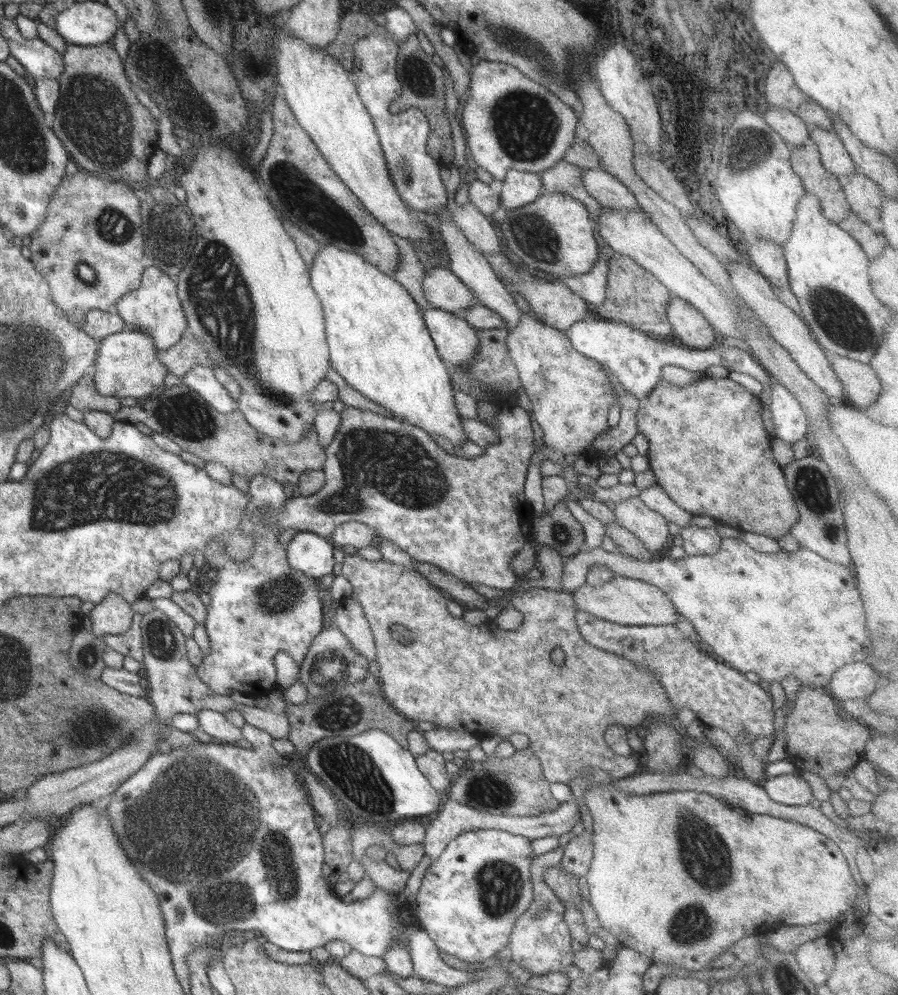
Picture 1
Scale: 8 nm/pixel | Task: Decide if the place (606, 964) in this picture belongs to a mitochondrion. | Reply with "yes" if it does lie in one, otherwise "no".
no

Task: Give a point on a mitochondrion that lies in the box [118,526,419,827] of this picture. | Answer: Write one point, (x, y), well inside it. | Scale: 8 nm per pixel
(366, 788)

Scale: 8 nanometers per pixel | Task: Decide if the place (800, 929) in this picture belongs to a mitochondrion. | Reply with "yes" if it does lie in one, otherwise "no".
no

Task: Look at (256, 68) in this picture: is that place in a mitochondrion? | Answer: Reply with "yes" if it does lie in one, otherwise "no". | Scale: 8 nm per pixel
no

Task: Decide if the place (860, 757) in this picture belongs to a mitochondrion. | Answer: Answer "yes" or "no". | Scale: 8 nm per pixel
no

